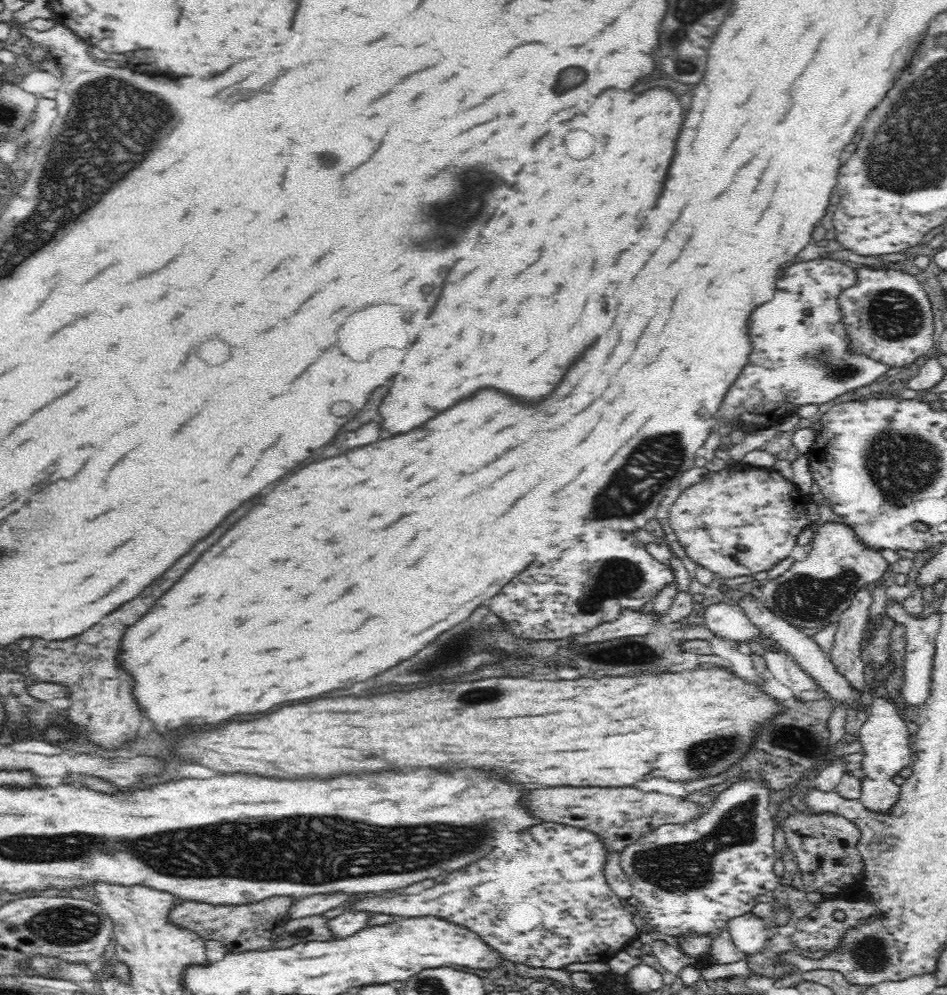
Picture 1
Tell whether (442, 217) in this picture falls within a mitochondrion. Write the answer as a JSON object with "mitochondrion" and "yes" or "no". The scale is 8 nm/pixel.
{"mitochondrion":"yes"}

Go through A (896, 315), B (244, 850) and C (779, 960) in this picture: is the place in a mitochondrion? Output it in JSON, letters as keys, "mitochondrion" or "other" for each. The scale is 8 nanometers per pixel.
{"A":"mitochondrion","B":"mitochondrion","C":"other"}

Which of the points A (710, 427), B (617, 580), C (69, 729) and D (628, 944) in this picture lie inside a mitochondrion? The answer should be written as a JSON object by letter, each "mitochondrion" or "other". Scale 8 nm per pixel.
{"A":"other","B":"mitochondrion","C":"other","D":"other"}

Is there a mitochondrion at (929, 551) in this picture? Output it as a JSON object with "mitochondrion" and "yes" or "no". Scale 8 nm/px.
{"mitochondrion":"no"}

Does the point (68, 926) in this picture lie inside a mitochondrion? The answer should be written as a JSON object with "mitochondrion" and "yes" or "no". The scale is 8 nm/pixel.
{"mitochondrion":"yes"}

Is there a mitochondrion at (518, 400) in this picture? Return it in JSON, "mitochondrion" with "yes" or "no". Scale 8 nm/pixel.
{"mitochondrion":"no"}

